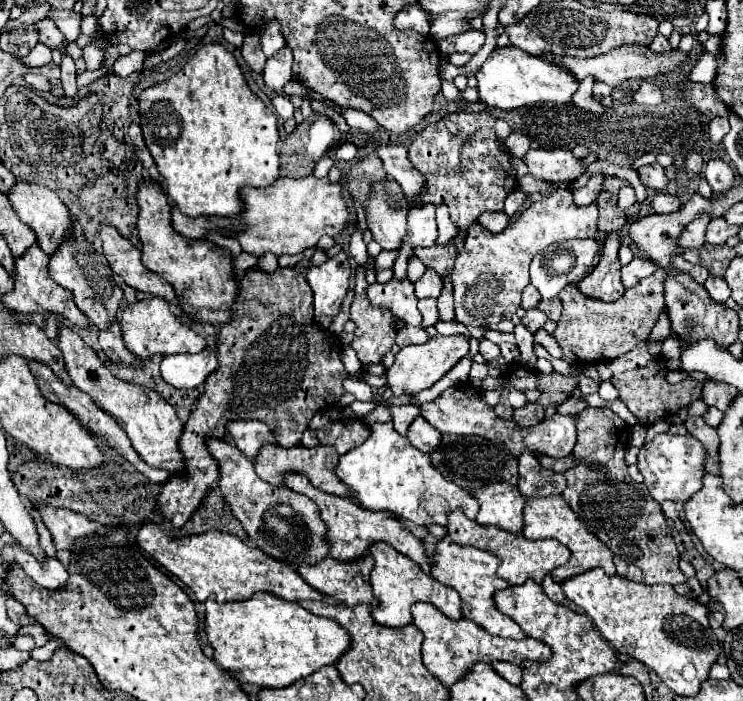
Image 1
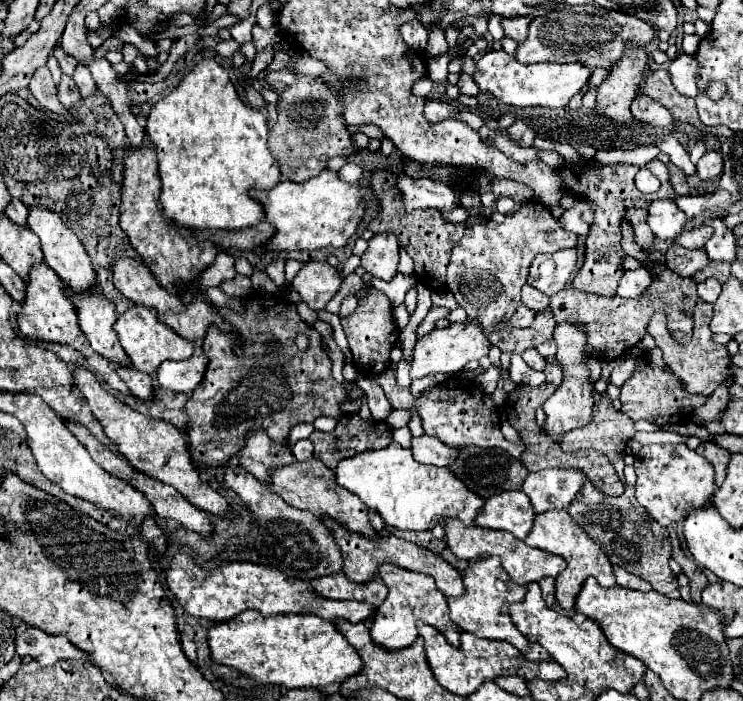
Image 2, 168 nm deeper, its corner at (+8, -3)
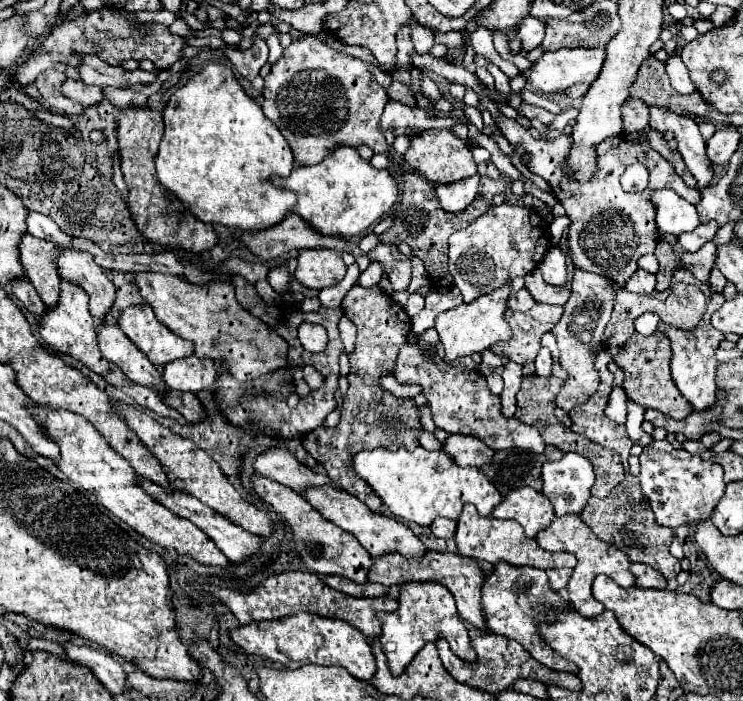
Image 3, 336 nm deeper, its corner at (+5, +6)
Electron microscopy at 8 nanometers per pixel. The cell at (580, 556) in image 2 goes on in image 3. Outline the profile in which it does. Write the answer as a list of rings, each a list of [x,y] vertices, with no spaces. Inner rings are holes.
[[[566,513],[566,517],[554,517],[552,525],[548,525],[546,529],[542,529],[542,533],[538,533],[536,537],[538,545],[542,549],[548,551],[570,551],[576,555],[578,563],[576,569],[572,571],[572,577],[568,581],[568,595],[570,595],[570,605],[572,609],[576,609],[582,617],[596,617],[600,615],[604,609],[602,605],[592,597],[592,581],[596,575],[608,575],[610,579],[614,579],[620,587],[632,587],[634,585],[634,575],[630,573],[630,559],[626,557],[626,553],[622,553],[620,549],[616,549],[614,545],[608,545],[604,541],[600,541],[592,529],[582,521],[582,517],[574,517],[574,513]]]

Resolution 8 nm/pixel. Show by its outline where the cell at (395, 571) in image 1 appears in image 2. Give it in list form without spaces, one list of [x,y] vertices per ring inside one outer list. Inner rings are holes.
[[[383,564],[379,568],[379,576],[387,584],[389,596],[377,608],[377,614],[373,618],[371,638],[375,640],[375,644],[383,646],[385,650],[403,650],[417,640],[417,636],[419,636],[417,622],[425,622],[425,624],[437,628],[451,646],[455,646],[455,648],[459,646],[459,628],[451,622],[451,618],[447,614],[447,610],[449,610],[447,598],[437,588],[437,584],[433,582],[431,576],[409,572],[399,566],[391,566],[391,564]]]

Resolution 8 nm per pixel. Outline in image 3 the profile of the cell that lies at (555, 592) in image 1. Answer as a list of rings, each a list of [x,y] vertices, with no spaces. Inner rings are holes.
[[[546,569],[546,575],[548,575],[548,585],[552,591],[560,591],[562,587],[566,587],[570,575],[572,575],[572,569]]]

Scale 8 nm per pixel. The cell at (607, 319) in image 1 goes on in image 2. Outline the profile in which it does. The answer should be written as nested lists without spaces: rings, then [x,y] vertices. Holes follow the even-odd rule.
[[[663,268],[657,274],[657,280],[647,288],[647,294],[641,294],[637,300],[627,300],[627,298],[621,298],[621,296],[605,298],[605,296],[591,294],[591,292],[579,292],[577,288],[565,288],[559,294],[551,296],[551,310],[555,314],[555,320],[585,320],[585,324],[587,324],[587,342],[589,342],[591,356],[599,356],[599,360],[607,362],[607,360],[619,358],[627,348],[641,342],[641,338],[647,334],[647,330],[645,330],[647,322],[655,312],[663,312],[667,316],[667,328],[669,328],[671,336],[677,342],[689,342],[691,336],[693,336],[693,314],[691,312],[695,310],[695,304],[699,300],[695,286],[697,286],[697,282],[693,278],[675,276],[673,272]]]

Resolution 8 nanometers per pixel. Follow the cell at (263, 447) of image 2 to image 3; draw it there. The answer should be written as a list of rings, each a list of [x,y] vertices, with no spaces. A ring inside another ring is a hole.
[[[272,447],[260,453],[254,459],[254,471],[276,483],[282,483],[294,489],[296,493],[302,493],[304,489],[312,485],[334,485],[336,487],[336,483],[332,483],[328,475],[318,475],[310,471],[288,449],[282,449],[282,447]]]

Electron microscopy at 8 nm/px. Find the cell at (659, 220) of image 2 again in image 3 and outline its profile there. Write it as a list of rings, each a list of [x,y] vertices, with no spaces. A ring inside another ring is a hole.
[[[670,189],[652,191],[652,203],[656,205],[656,225],[660,233],[680,235],[700,223],[696,207]]]

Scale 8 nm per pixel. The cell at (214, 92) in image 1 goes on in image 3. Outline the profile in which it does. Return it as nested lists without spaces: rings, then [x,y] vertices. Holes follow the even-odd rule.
[[[208,63],[168,99],[162,115],[166,133],[158,151],[158,179],[188,213],[204,223],[220,223],[240,231],[266,229],[290,213],[292,205],[296,203],[294,193],[270,185],[268,177],[288,175],[294,169],[292,151],[278,127],[264,117],[262,107],[244,93],[230,67]]]

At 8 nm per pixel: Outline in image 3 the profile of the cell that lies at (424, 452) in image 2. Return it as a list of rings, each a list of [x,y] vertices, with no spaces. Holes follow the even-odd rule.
[[[450,435],[442,445],[442,451],[448,453],[460,467],[480,467],[484,463],[490,463],[494,455],[486,443],[468,435]]]

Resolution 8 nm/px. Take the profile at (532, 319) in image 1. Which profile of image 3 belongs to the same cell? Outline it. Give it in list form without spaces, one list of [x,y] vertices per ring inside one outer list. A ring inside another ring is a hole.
[[[520,289],[510,299],[510,309],[514,309],[514,311],[530,311],[534,305],[536,305],[536,301],[534,301],[534,297],[526,289]]]

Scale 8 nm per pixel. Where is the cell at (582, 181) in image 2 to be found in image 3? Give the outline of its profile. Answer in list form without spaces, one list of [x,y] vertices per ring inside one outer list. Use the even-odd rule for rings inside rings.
[[[482,95],[480,105],[492,113],[492,117],[496,119],[496,125],[500,127],[500,131],[504,133],[504,137],[510,143],[520,143],[526,149],[526,153],[530,153],[528,169],[532,173],[544,177],[550,183],[556,199],[564,205],[566,215],[572,221],[568,247],[570,247],[572,263],[576,269],[608,275],[610,281],[614,281],[622,287],[630,279],[630,275],[638,269],[636,261],[646,253],[654,253],[656,239],[660,241],[660,233],[654,223],[654,205],[650,203],[650,191],[656,187],[672,189],[686,201],[692,201],[694,205],[700,201],[700,191],[686,187],[682,183],[682,179],[678,177],[678,173],[674,171],[674,167],[660,153],[656,153],[648,145],[634,145],[634,143],[626,141],[624,137],[610,137],[610,139],[602,141],[596,149],[598,169],[596,169],[594,177],[586,183],[574,181],[574,177],[568,173],[568,165],[566,165],[566,157],[570,155],[570,149],[574,145],[570,141],[570,135],[560,133],[554,141],[534,139],[530,135],[530,131],[520,127],[514,119],[504,117],[502,111],[498,109],[498,105],[494,101],[490,101],[486,95]],[[630,163],[642,163],[650,171],[650,185],[642,193],[626,193],[620,187],[618,179]]]

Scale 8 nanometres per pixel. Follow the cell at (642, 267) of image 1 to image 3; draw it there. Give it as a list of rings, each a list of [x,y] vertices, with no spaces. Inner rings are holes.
[[[638,269],[628,281],[626,281],[626,289],[632,293],[640,293],[640,295],[650,295],[654,291],[656,285],[656,275],[648,273],[644,269]]]

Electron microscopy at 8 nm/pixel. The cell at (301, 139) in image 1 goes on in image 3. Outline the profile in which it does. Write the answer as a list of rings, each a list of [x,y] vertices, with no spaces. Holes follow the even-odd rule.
[[[304,35],[284,49],[264,81],[262,111],[284,133],[296,165],[316,165],[338,147],[368,145],[374,153],[388,151],[378,129],[388,95],[372,77],[366,61],[336,53],[318,37]]]

